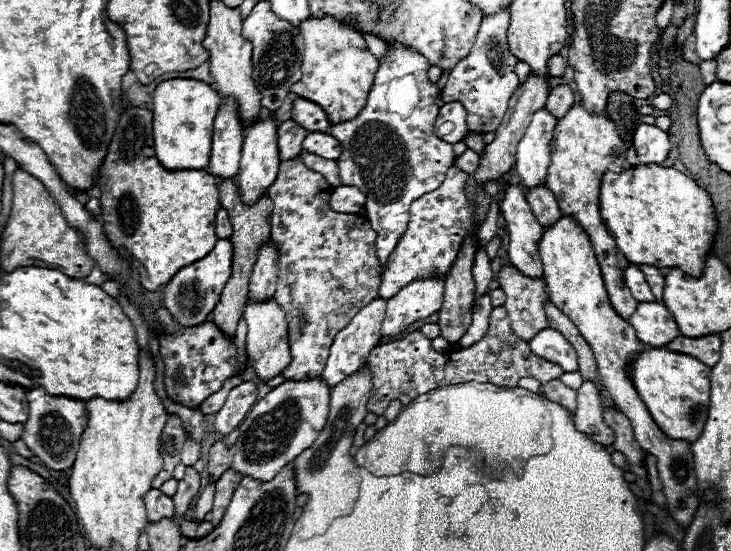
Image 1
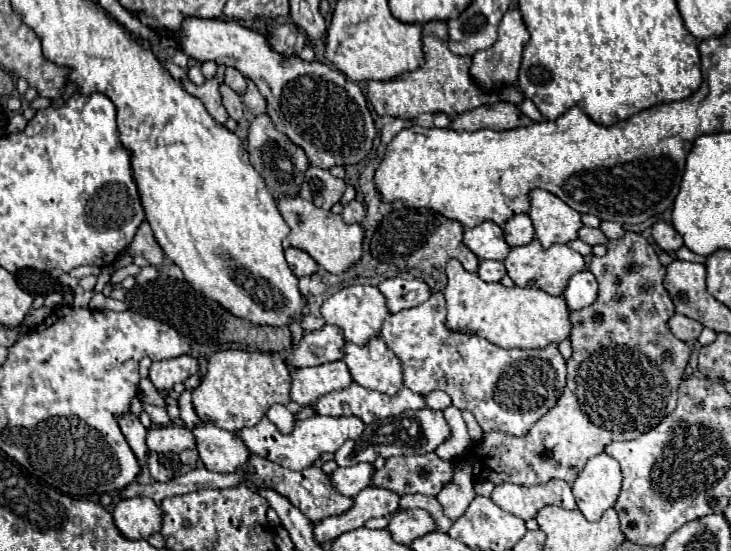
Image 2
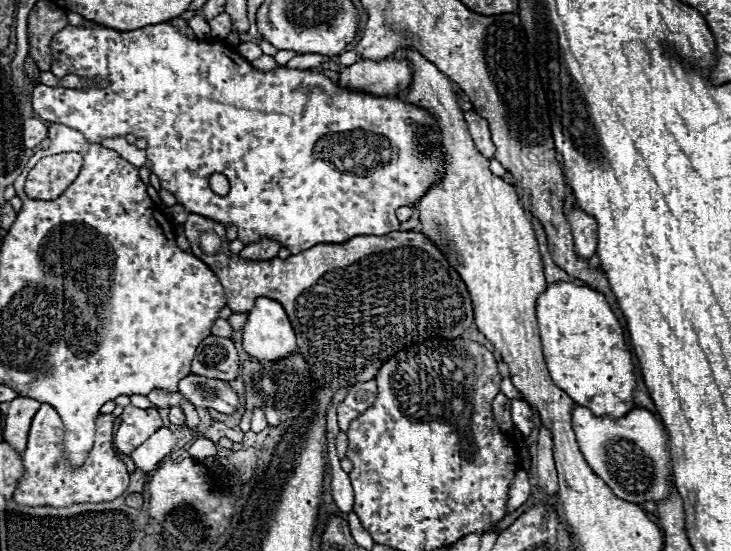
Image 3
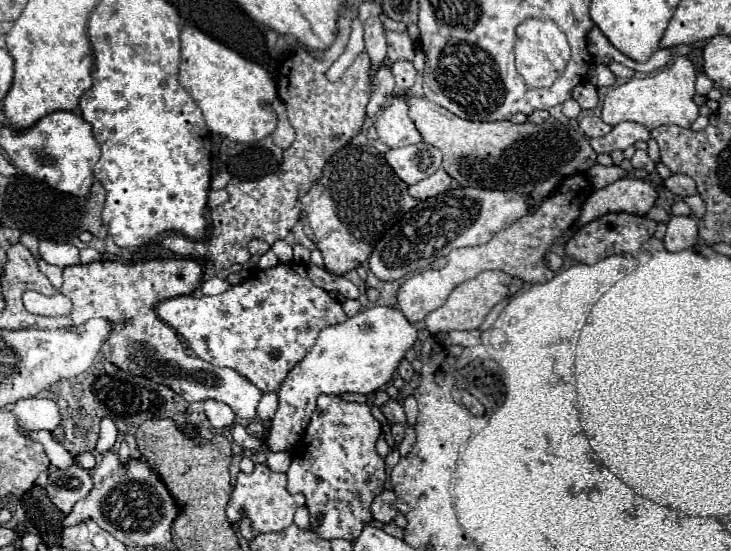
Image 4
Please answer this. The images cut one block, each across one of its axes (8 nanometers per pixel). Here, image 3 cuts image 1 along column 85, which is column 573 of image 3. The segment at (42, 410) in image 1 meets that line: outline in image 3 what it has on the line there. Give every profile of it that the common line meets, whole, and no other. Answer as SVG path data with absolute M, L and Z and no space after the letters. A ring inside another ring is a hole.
M574 404L572 426L584 460L618 498L634 504L666 498L670 476L670 452L666 448L668 434L648 410L634 408L626 416L612 420L608 416L594 416L592 410Z

